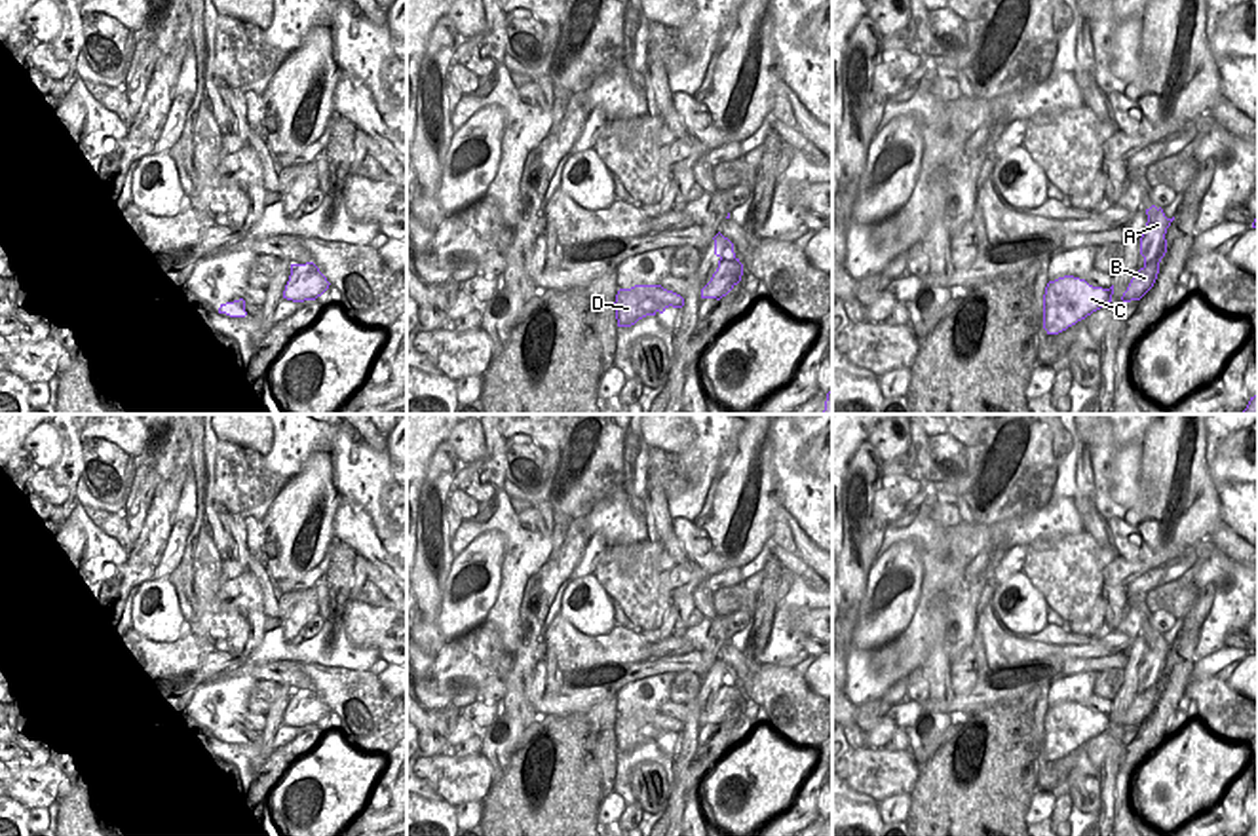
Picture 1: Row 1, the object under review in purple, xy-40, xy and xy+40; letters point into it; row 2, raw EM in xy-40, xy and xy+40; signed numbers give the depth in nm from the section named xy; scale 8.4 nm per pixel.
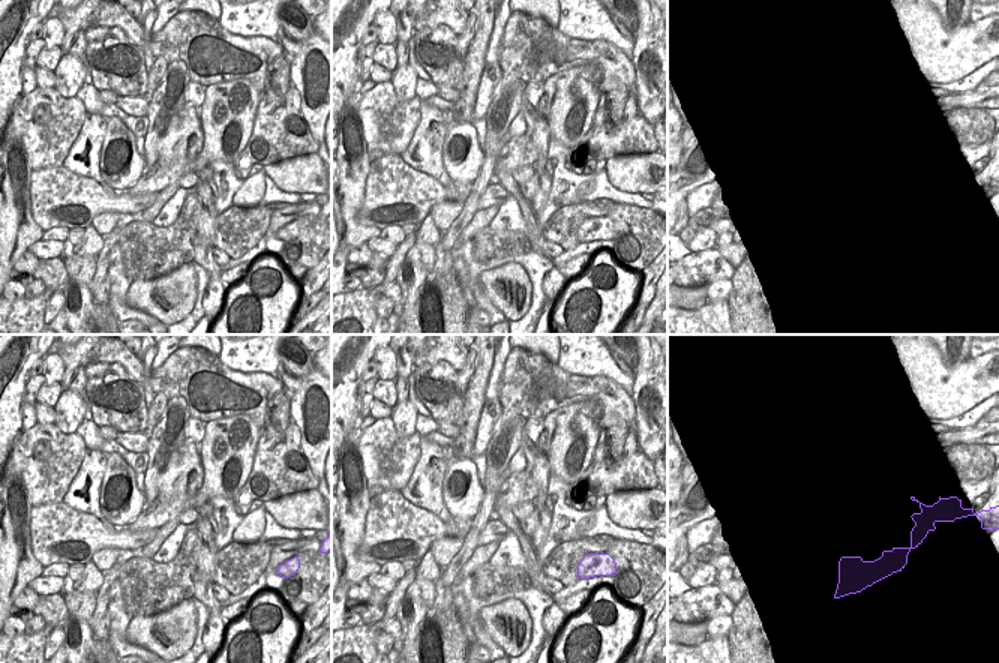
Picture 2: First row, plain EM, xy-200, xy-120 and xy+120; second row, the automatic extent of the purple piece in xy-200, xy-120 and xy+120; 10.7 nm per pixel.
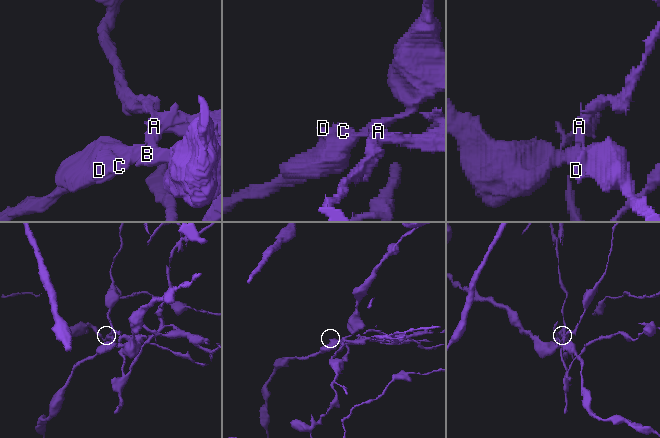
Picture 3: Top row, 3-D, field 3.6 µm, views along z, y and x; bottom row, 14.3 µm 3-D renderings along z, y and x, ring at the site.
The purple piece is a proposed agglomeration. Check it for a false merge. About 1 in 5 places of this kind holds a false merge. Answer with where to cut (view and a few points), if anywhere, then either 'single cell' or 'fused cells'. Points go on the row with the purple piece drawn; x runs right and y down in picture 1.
cut xy (719, 263), (742, 266); fused cells

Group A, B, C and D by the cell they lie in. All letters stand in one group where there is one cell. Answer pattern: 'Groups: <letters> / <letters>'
Groups: A / B C D

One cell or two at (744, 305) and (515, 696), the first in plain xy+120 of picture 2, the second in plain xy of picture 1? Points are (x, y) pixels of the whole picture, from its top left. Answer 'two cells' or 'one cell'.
two cells

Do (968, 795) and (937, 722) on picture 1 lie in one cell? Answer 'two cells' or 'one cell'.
two cells

